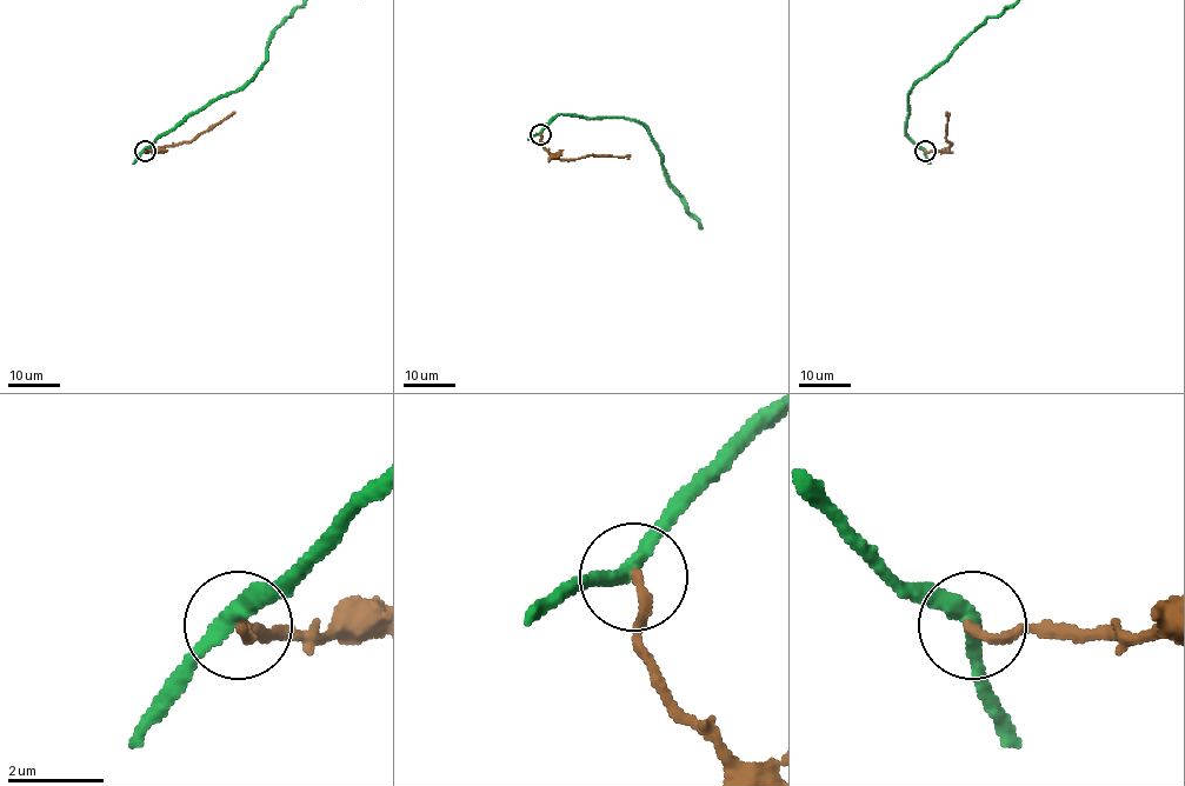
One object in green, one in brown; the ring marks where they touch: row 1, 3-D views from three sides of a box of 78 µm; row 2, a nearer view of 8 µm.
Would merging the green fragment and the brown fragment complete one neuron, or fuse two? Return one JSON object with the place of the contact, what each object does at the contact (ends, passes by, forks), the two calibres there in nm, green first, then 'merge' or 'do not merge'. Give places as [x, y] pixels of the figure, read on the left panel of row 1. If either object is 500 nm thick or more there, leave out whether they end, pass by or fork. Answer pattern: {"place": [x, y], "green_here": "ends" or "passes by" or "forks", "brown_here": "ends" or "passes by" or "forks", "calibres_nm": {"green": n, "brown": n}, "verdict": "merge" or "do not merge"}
{"place": [145, 151], "green_here": "passes by", "brown_here": "ends", "calibres_nm": {"green": 300, "brown": 200}, "verdict": "do not merge"}

